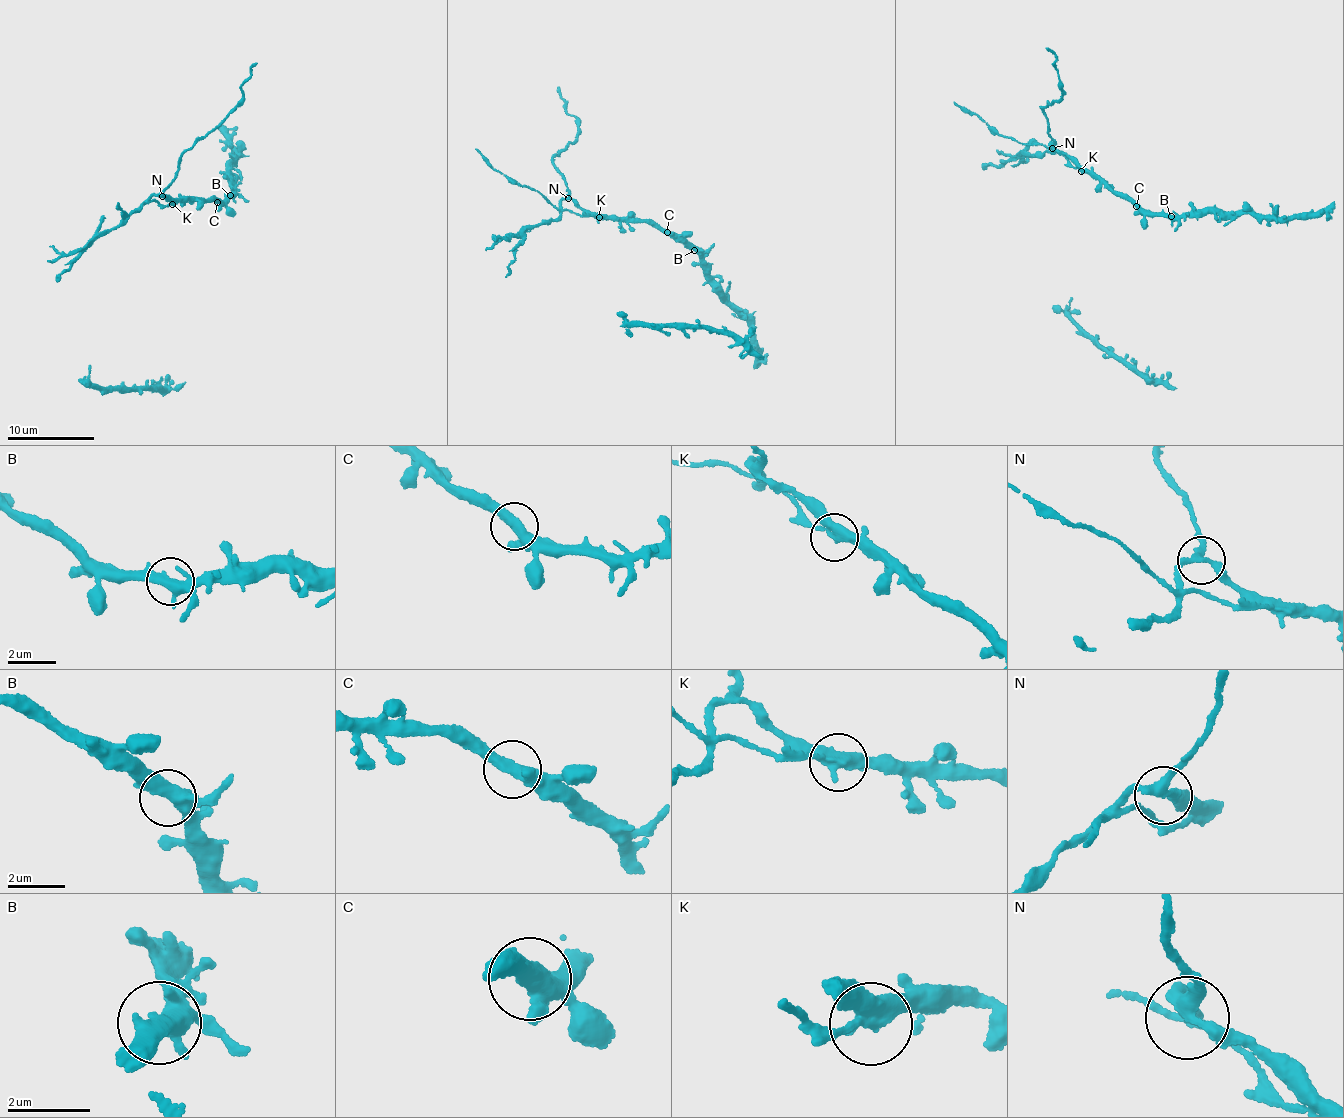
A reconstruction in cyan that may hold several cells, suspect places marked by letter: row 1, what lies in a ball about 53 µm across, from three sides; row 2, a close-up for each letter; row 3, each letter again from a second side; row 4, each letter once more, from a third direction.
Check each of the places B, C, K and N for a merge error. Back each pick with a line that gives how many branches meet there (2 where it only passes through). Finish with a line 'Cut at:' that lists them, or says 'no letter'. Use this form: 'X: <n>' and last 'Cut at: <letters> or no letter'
K: 3
N: 3
Cut at: K, N

